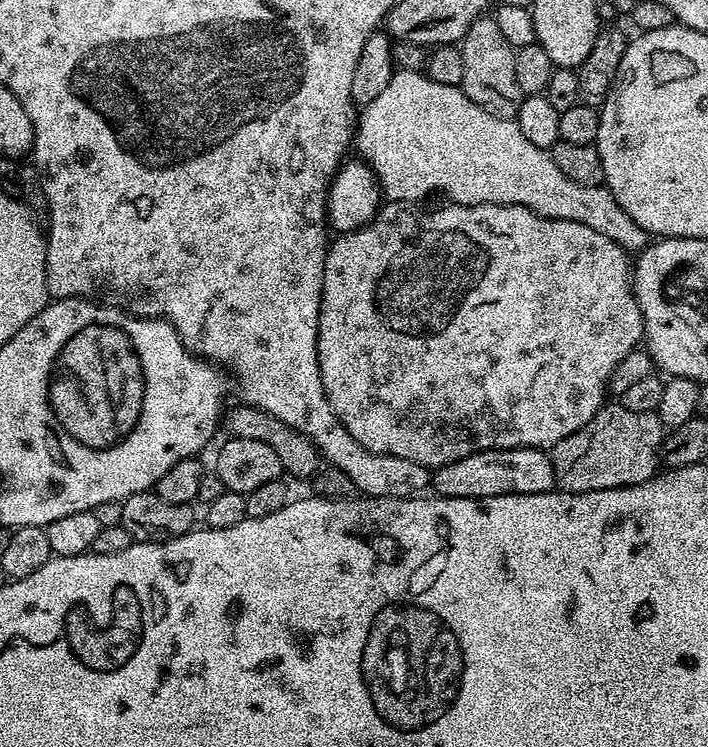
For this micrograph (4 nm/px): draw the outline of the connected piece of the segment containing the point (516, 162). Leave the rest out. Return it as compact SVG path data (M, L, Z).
M403 70L393 71L390 82L386 82L386 90L382 90L382 94L378 94L378 98L374 98L369 104L363 105L361 114L358 116L358 127L354 132L354 148L360 151L363 159L366 161L376 179L379 180L383 195L392 202L412 202L408 200L424 200L427 196L432 196L435 192L445 192L447 198L453 204L521 204L523 208L529 208L531 212L536 212L540 216L545 216L551 220L569 220L570 222L582 222L582 226L590 226L590 230L598 230L598 234L610 238L614 242L618 242L618 246L622 246L624 251L629 254L639 254L648 247L650 243L649 233L642 230L642 226L638 226L638 222L634 222L634 218L630 218L630 214L626 214L626 210L622 210L622 206L618 206L618 202L614 198L614 194L607 186L578 186L578 182L570 182L570 178L566 178L566 174L562 174L562 170L558 170L557 164L554 162L551 151L534 146L534 142L526 139L526 134L522 134L522 130L516 125L515 119L496 116L492 112L487 112L482 106L478 106L474 102L470 102L470 98L464 96L463 91L454 85L442 85L436 82L424 72L405 72Z

